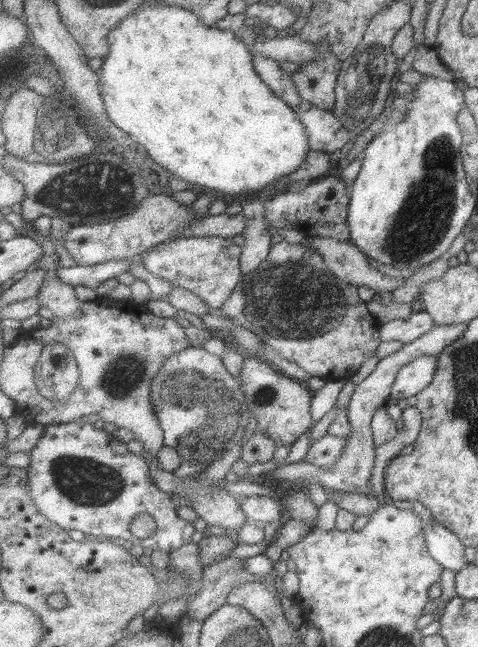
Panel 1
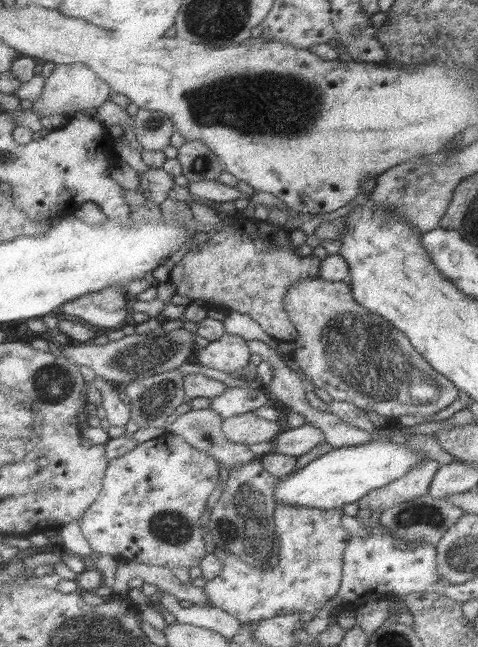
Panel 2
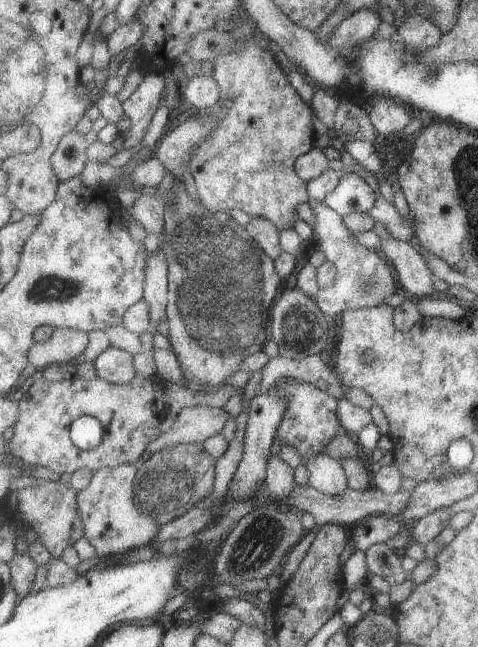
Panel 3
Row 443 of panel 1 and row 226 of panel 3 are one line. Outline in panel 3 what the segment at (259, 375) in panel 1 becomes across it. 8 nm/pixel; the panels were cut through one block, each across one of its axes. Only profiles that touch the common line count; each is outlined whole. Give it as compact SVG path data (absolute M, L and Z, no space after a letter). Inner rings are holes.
M241 2L240 10L235 12L231 22L234 25L231 34L237 38L237 42L243 44L243 50L241 52L231 50L216 59L214 77L221 88L221 100L217 102L217 106L207 110L193 109L188 113L200 118L207 118L207 116L219 118L219 126L213 130L213 134L193 150L191 174L200 200L205 202L205 206L209 206L209 210L224 213L225 210L237 208L250 217L261 216L271 220L279 231L287 230L293 228L295 222L299 220L297 206L310 200L308 183L297 174L296 162L301 156L314 149L315 114L311 106L305 104L305 100L299 96L299 92L295 91L273 52L255 40L255 20L248 17Z

